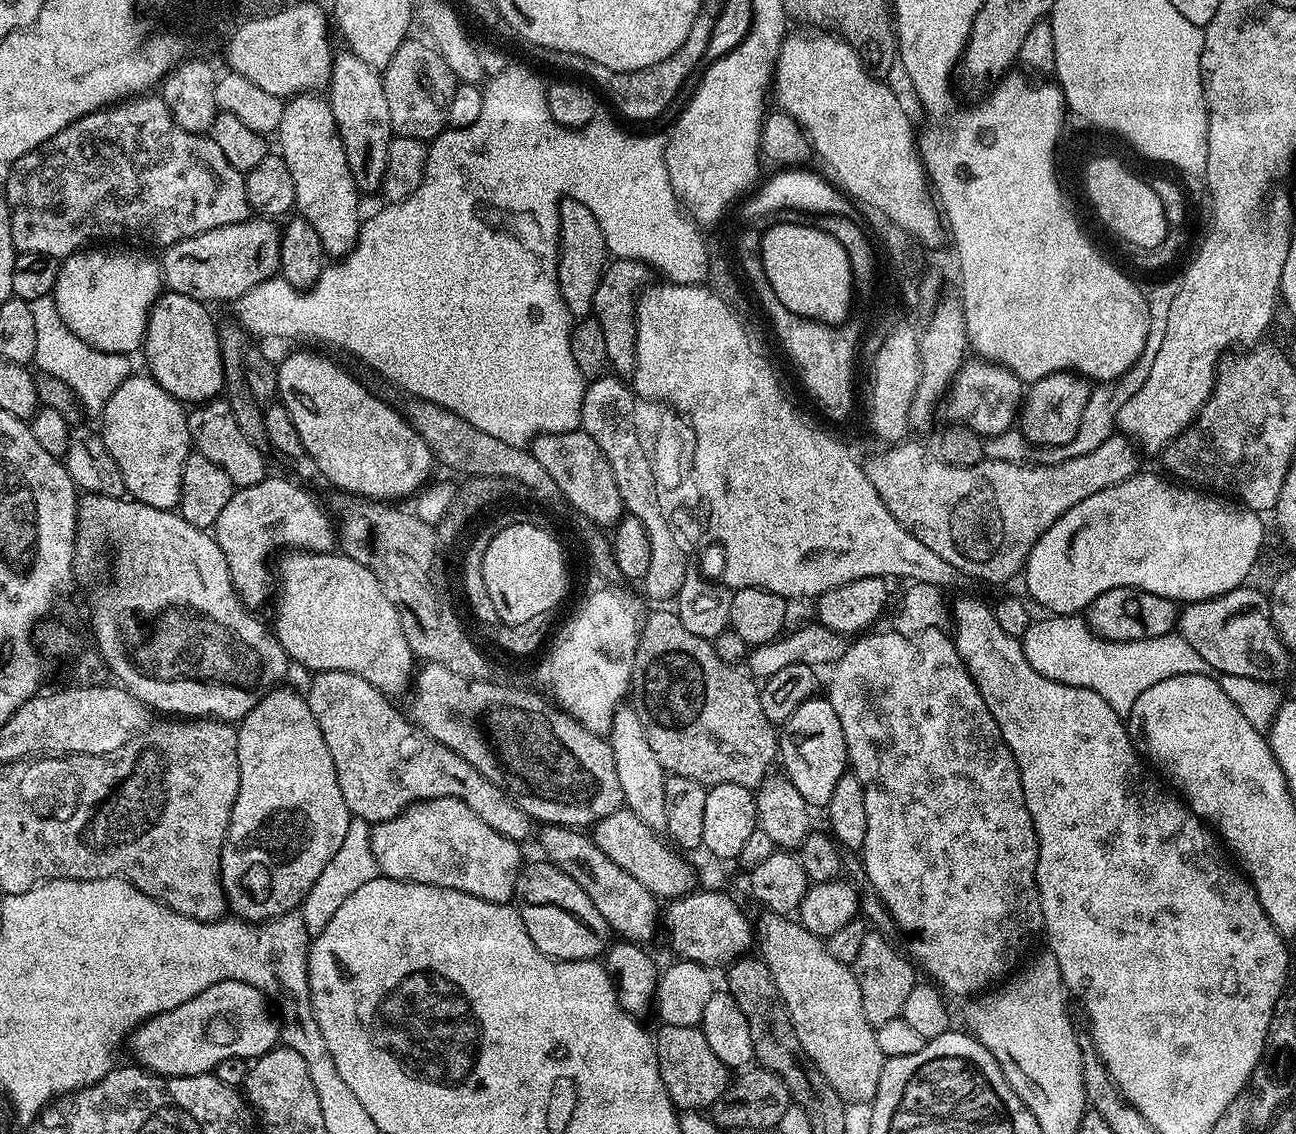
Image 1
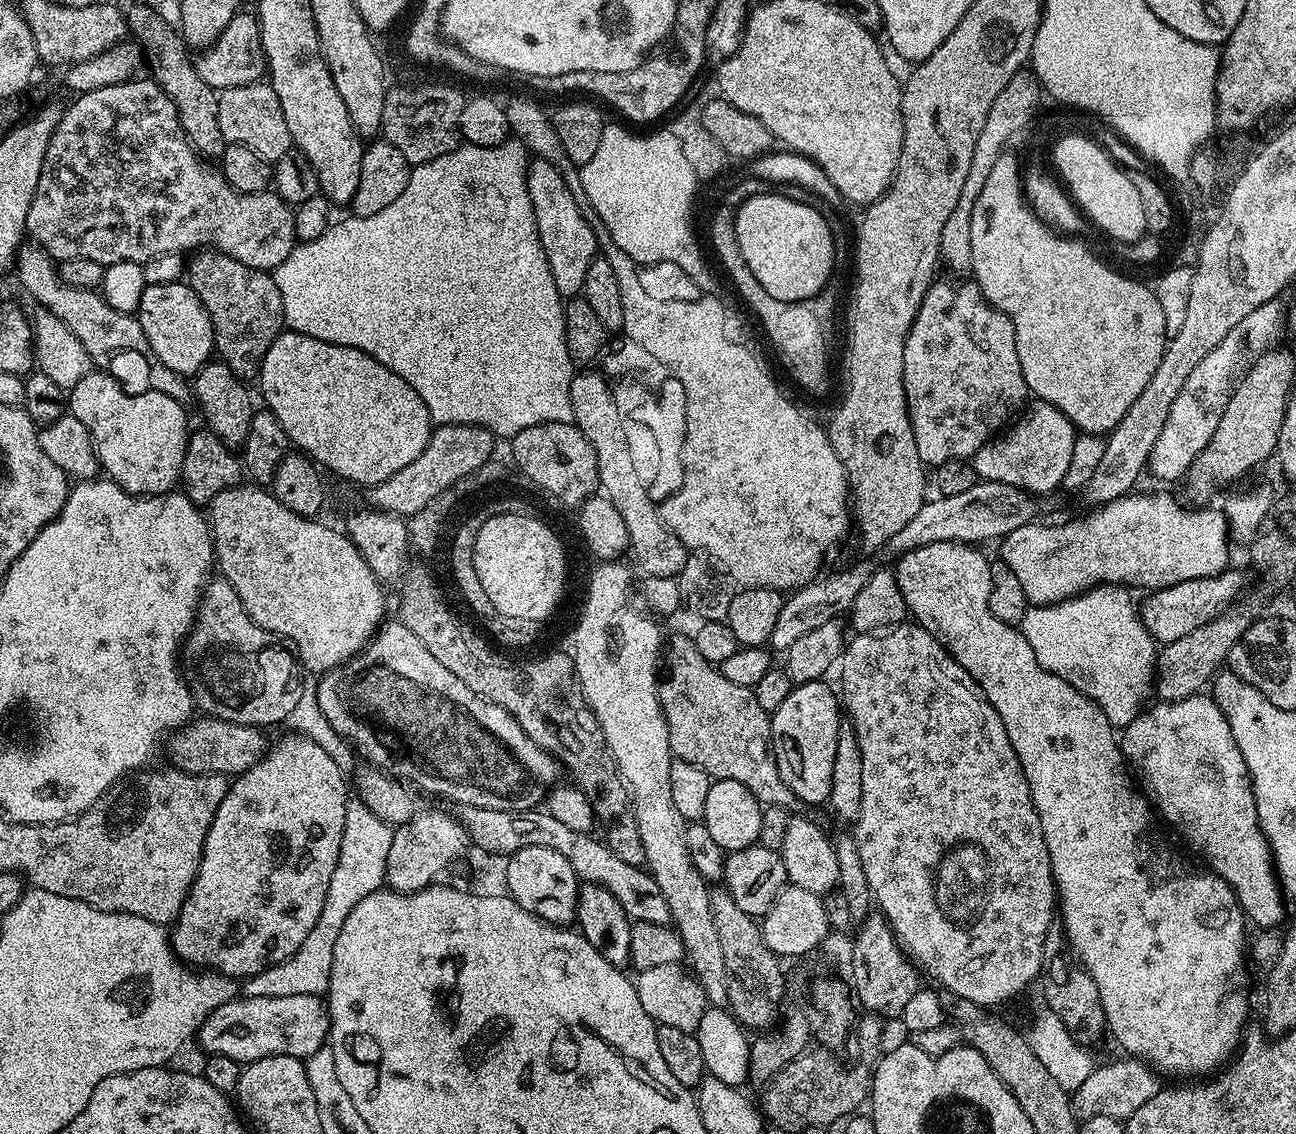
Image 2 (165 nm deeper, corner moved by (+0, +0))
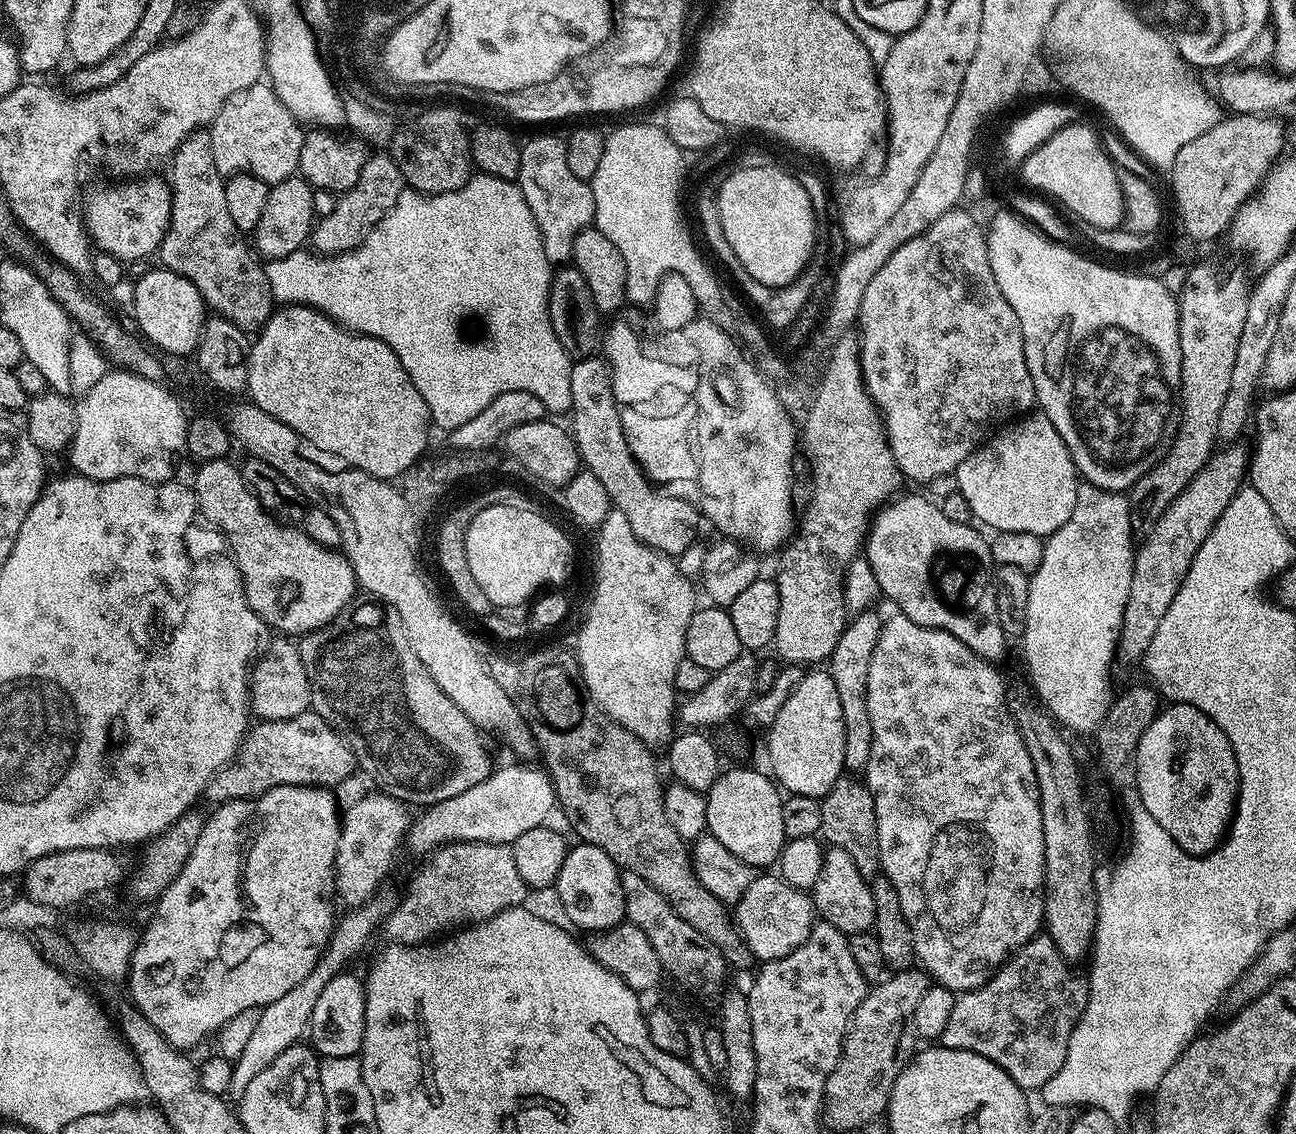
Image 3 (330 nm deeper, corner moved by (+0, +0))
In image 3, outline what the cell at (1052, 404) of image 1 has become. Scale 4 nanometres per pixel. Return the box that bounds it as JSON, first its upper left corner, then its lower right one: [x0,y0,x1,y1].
[954,414,1078,538]

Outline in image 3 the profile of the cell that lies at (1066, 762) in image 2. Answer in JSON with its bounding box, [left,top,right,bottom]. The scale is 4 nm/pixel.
[862,494,1009,662]

